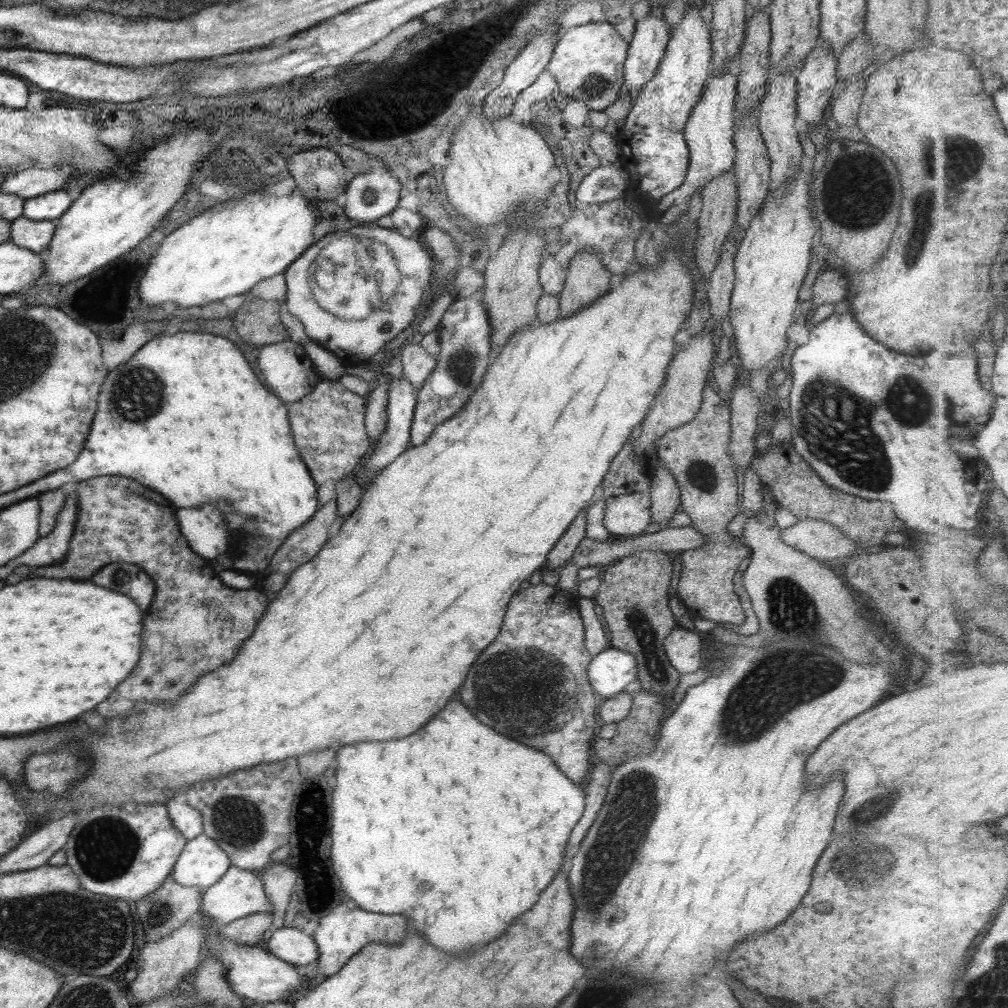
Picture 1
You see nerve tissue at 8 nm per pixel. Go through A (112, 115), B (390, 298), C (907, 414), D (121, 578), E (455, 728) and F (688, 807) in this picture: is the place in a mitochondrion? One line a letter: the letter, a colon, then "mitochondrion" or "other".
A: other
B: other
C: mitochondrion
D: mitochondrion
E: other
F: other

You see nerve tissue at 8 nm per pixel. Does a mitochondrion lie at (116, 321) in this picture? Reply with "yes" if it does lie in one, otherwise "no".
no

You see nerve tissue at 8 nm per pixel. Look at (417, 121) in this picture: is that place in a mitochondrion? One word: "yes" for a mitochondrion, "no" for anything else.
no

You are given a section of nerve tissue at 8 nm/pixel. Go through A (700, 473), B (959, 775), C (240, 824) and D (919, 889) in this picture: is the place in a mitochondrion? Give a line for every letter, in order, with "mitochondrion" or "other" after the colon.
A: mitochondrion
B: other
C: mitochondrion
D: other

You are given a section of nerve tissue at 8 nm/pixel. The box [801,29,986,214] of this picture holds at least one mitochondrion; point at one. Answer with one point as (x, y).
(962, 157)

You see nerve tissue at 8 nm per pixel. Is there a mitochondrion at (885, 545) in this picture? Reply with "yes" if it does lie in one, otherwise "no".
no

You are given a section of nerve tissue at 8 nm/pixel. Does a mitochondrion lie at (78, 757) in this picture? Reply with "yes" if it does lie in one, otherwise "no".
no

